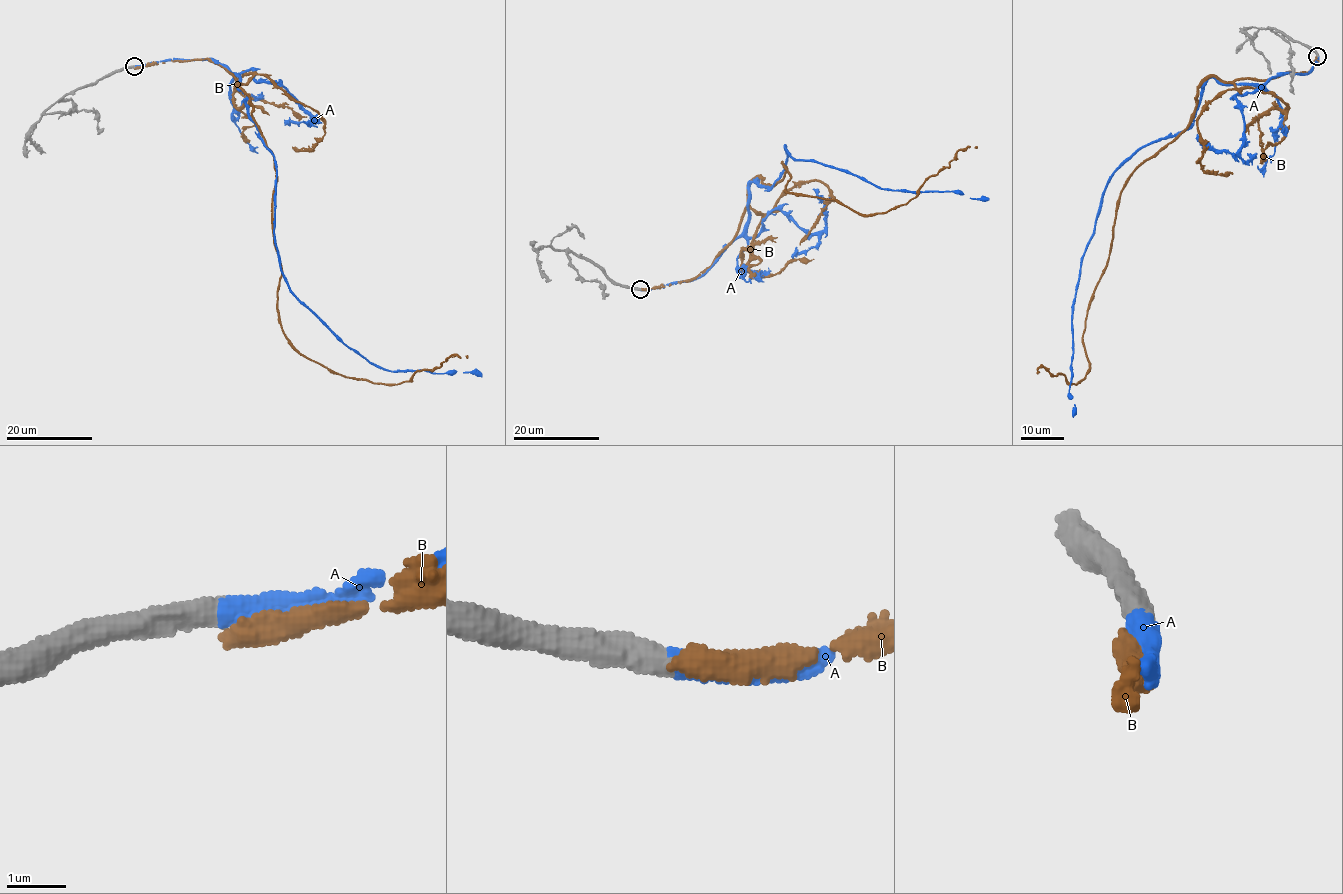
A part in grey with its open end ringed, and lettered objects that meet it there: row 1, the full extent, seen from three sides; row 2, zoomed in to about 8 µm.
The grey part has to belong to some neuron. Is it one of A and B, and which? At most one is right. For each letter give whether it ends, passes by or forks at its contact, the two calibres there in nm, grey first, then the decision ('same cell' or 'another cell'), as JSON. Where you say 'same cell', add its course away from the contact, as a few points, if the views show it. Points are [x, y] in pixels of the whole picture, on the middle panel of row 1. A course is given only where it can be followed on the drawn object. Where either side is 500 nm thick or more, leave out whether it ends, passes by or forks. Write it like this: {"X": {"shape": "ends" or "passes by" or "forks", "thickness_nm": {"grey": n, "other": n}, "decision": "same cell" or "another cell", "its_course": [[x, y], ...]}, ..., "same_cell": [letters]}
{"A": {"shape": "ends", "thickness_nm": {"grey": 460, "other": 420}, "decision": "same cell", "its_course": [[640, 290], [700, 278], [786, 146], [884, 189], [989, 200]]}, "B": {"shape": "ends", "thickness_nm": {"grey": 440, "other": 400}, "decision": "another cell"}, "same_cell": ["A"]}

